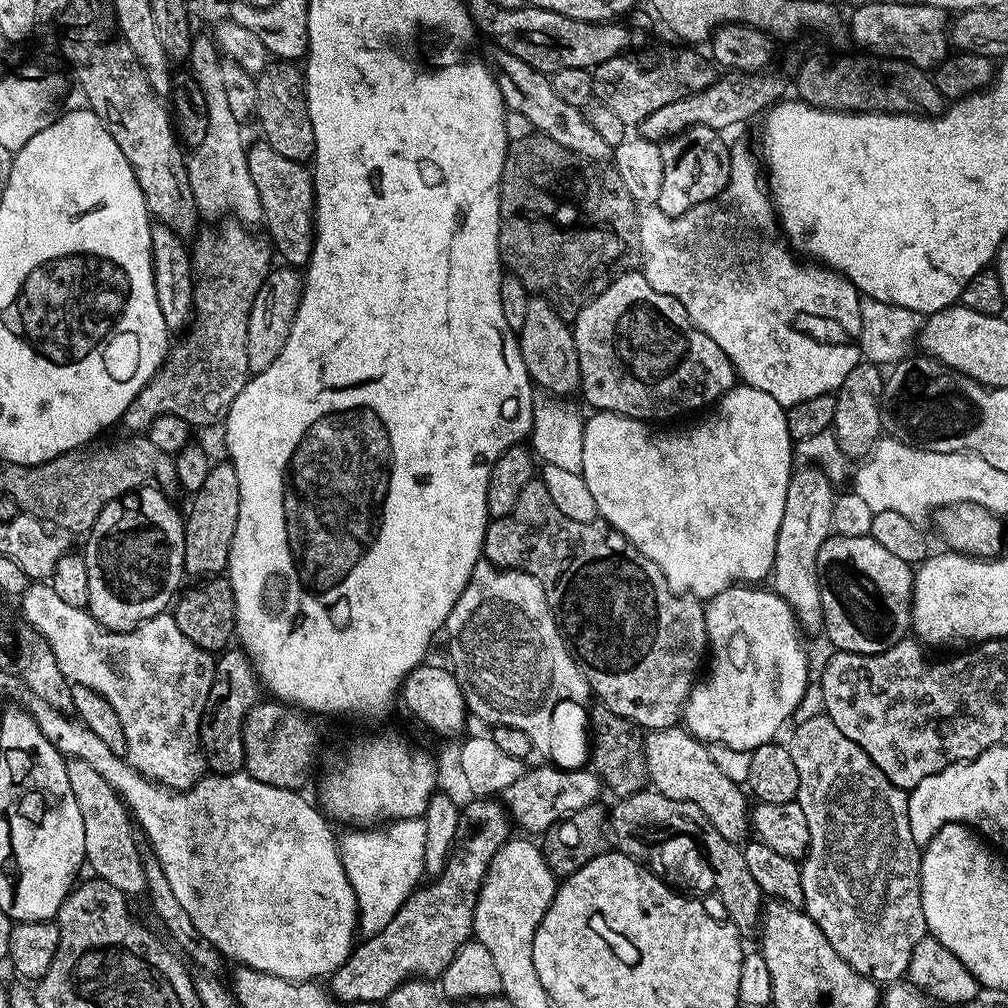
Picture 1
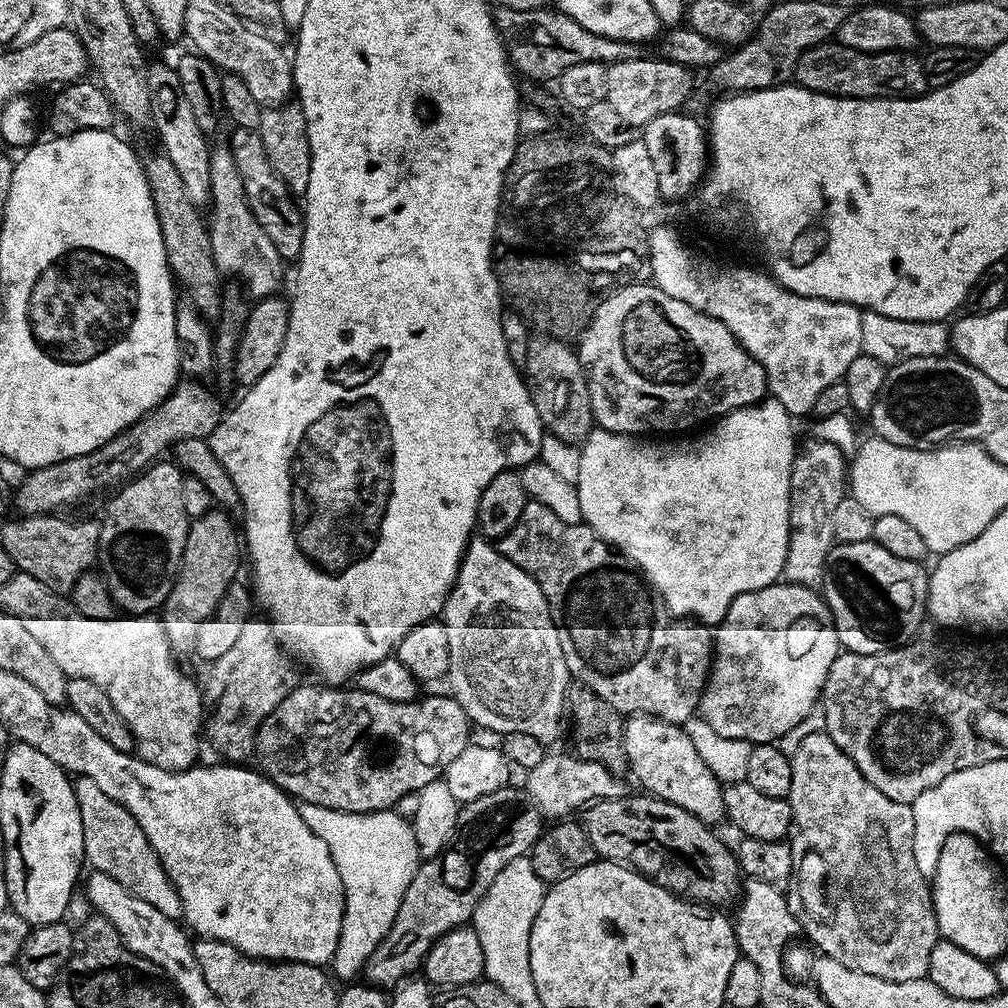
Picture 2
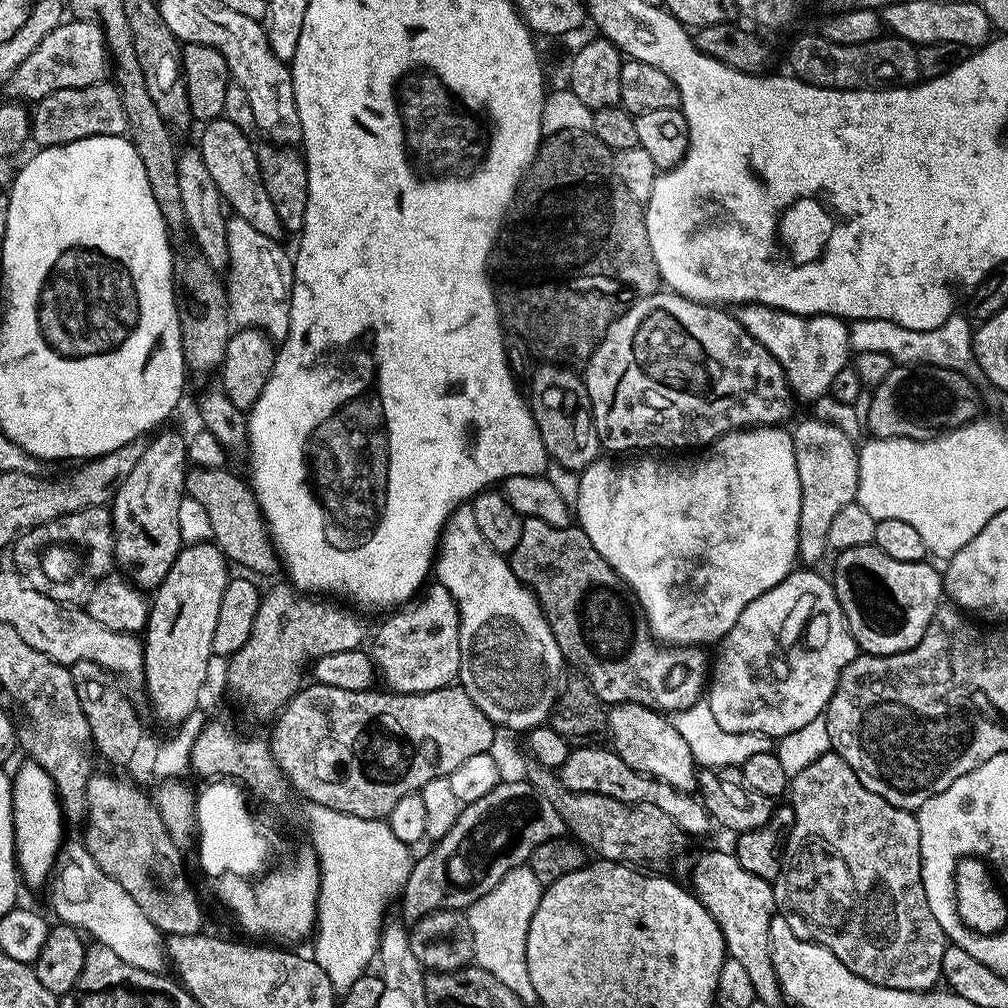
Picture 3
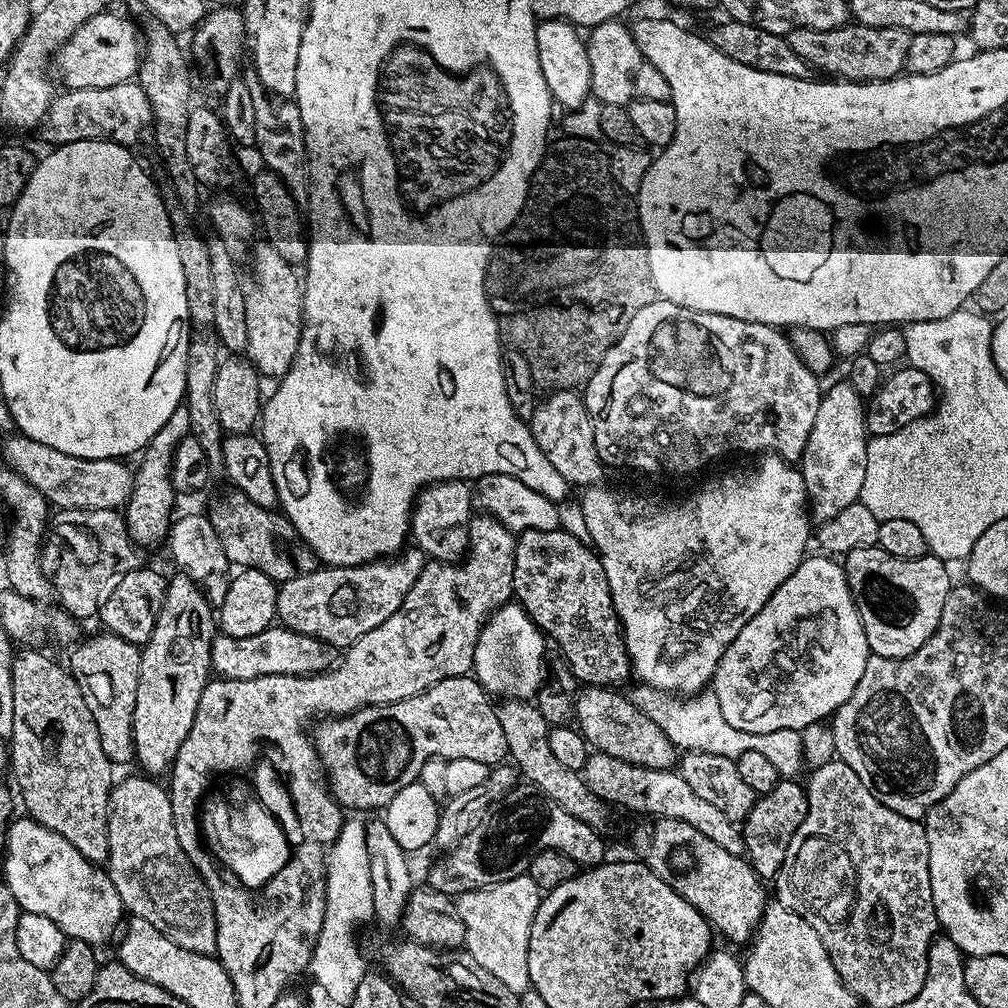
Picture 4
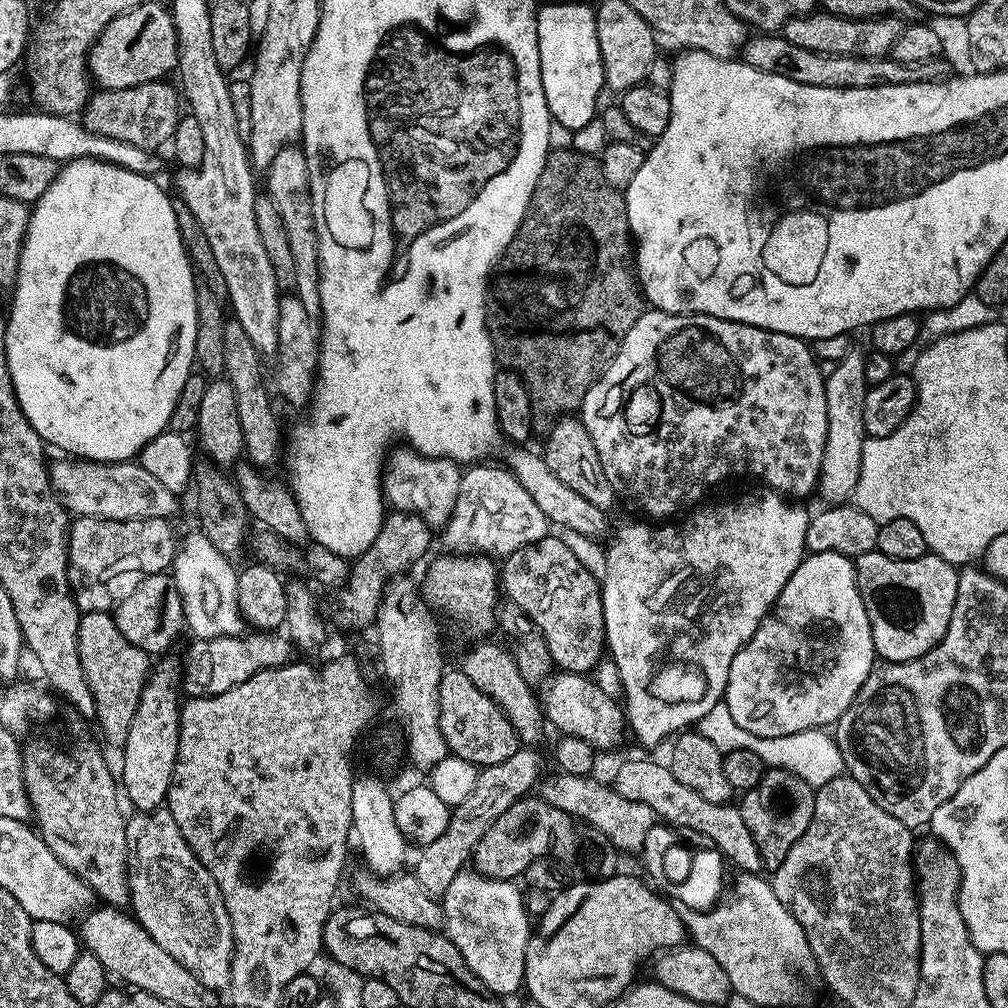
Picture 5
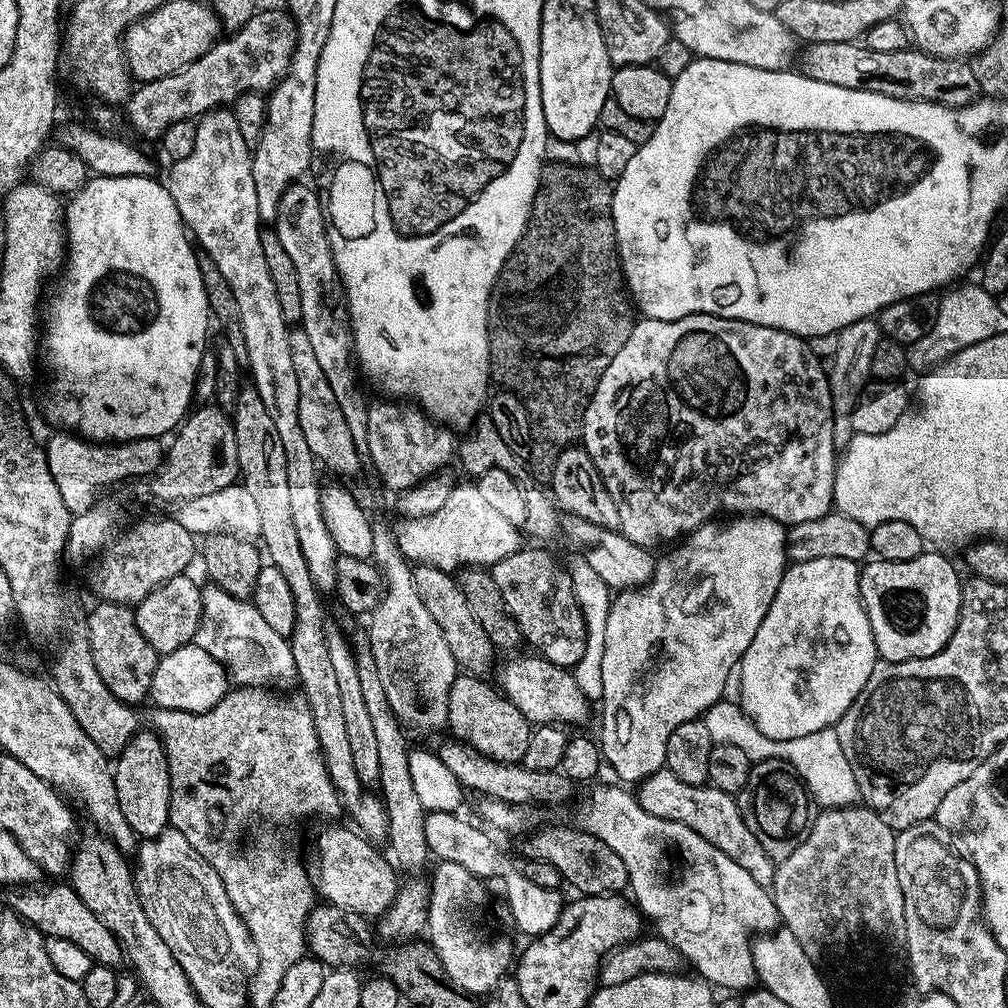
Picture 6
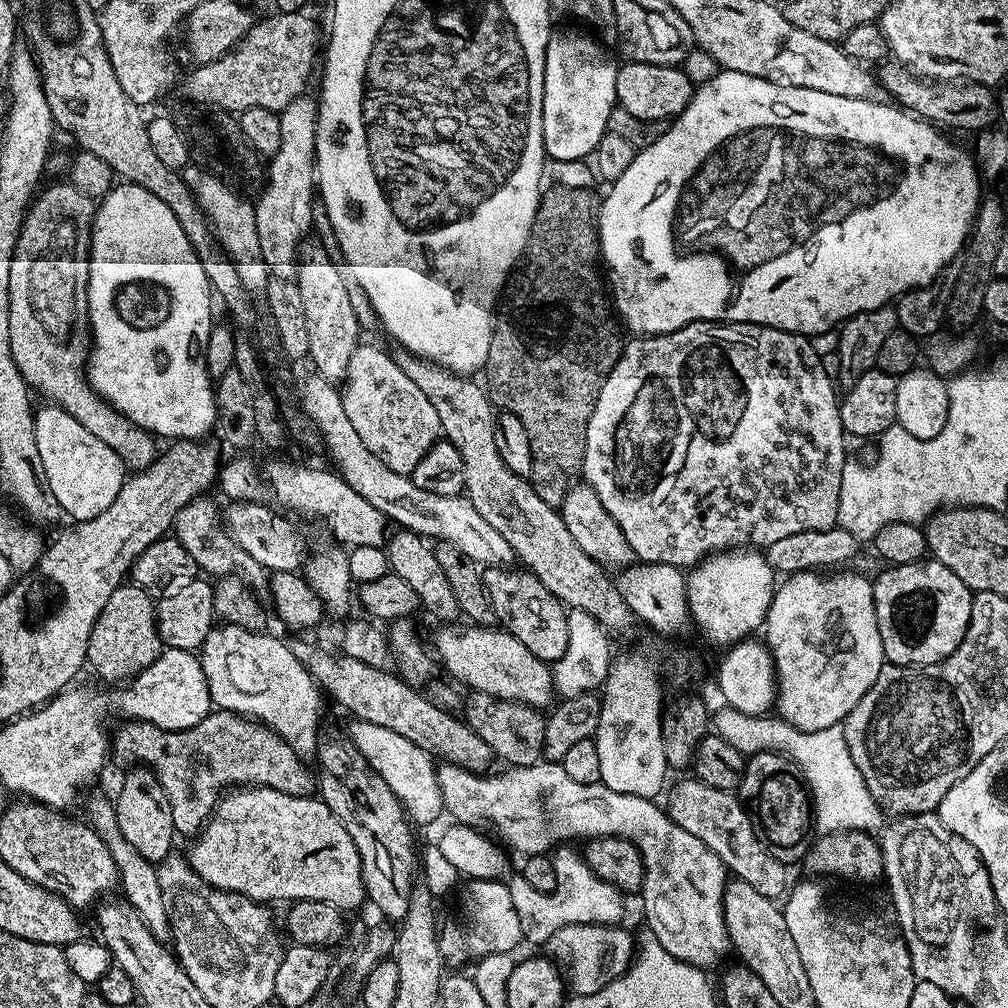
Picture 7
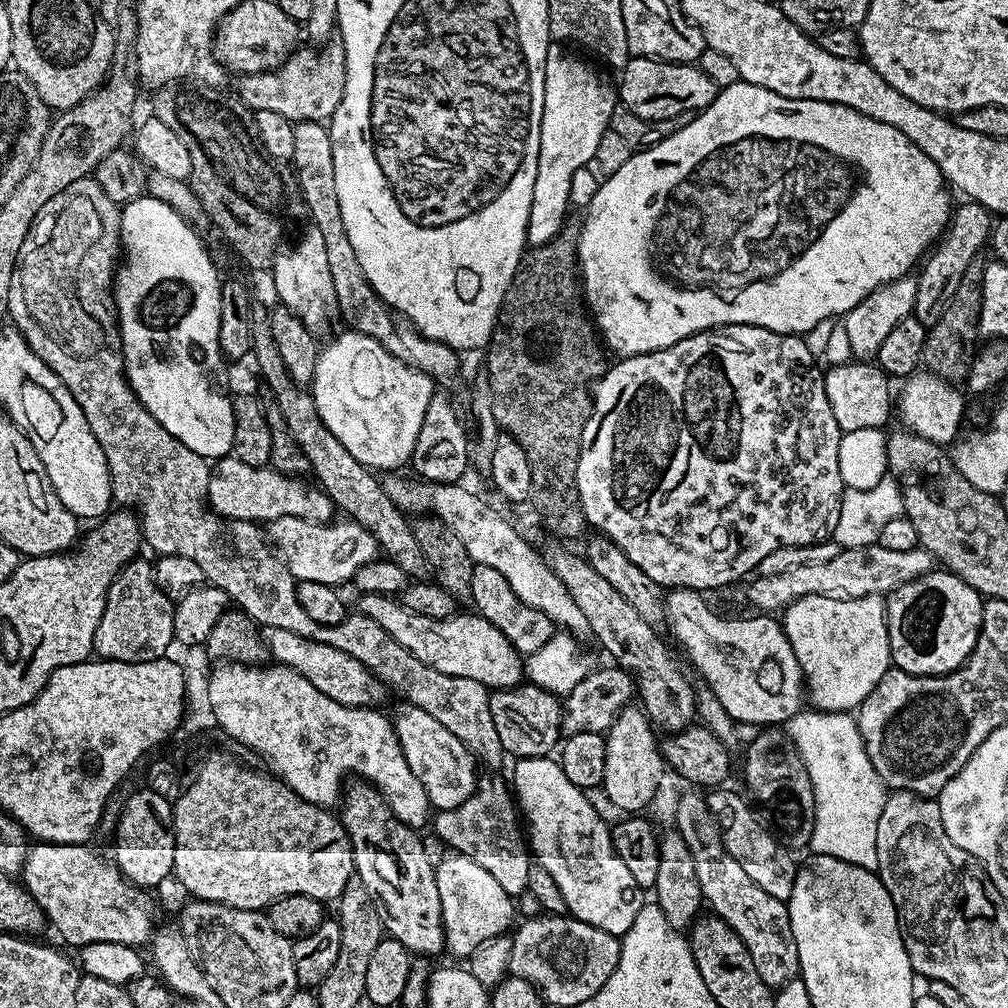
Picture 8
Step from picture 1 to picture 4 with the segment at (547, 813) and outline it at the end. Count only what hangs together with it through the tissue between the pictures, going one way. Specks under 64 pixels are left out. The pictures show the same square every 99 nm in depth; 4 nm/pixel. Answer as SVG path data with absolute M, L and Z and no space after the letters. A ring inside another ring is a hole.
M593 751L582 769L584 781L588 788L609 805L617 804L620 808L629 808L632 812L645 812L651 818L678 818L678 822L686 822L694 826L701 834L706 834L710 842L718 842L722 850L730 850L730 854L744 856L744 834L737 821L726 818L722 810L710 802L706 802L686 783L679 771L663 768L654 770L646 766L638 766L630 762L622 762L622 758L614 758L605 752Z

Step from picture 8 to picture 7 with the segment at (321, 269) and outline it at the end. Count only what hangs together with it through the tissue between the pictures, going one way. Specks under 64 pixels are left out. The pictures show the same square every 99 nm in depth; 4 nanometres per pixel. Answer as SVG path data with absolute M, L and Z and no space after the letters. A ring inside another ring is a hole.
M300 95L279 112L282 143L278 146L278 154L267 161L268 181L264 184L264 193L254 200L260 256L267 264L269 273L274 276L295 277L298 253L305 243L304 235L308 231L311 233L314 228L312 196L314 200L314 189L318 184L316 127L320 114L317 101L309 96Z

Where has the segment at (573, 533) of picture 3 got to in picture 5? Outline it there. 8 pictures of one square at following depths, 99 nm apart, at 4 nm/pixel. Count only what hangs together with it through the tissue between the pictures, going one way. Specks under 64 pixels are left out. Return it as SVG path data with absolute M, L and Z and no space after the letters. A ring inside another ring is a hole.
M549 534L538 542L522 546L509 556L503 557L502 567L498 572L502 581L502 592L511 603L516 604L544 635L544 641L552 655L553 665L565 672L588 674L600 663L600 655L606 652L604 642L604 607L597 581L585 572L584 567L570 554L570 546L560 540L559 535Z

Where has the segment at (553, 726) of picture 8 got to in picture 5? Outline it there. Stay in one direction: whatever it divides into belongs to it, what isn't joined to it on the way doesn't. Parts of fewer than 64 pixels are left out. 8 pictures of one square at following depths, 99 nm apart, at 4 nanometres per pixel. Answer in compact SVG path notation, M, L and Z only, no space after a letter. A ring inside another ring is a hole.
M459 670L445 671L440 683L440 729L448 743L449 753L477 766L506 762L510 754L522 747L520 739L516 737L514 726L510 726L504 711L490 697L482 694L482 690L478 690L478 686L474 686L474 682L470 682L470 678L466 678L466 674Z

